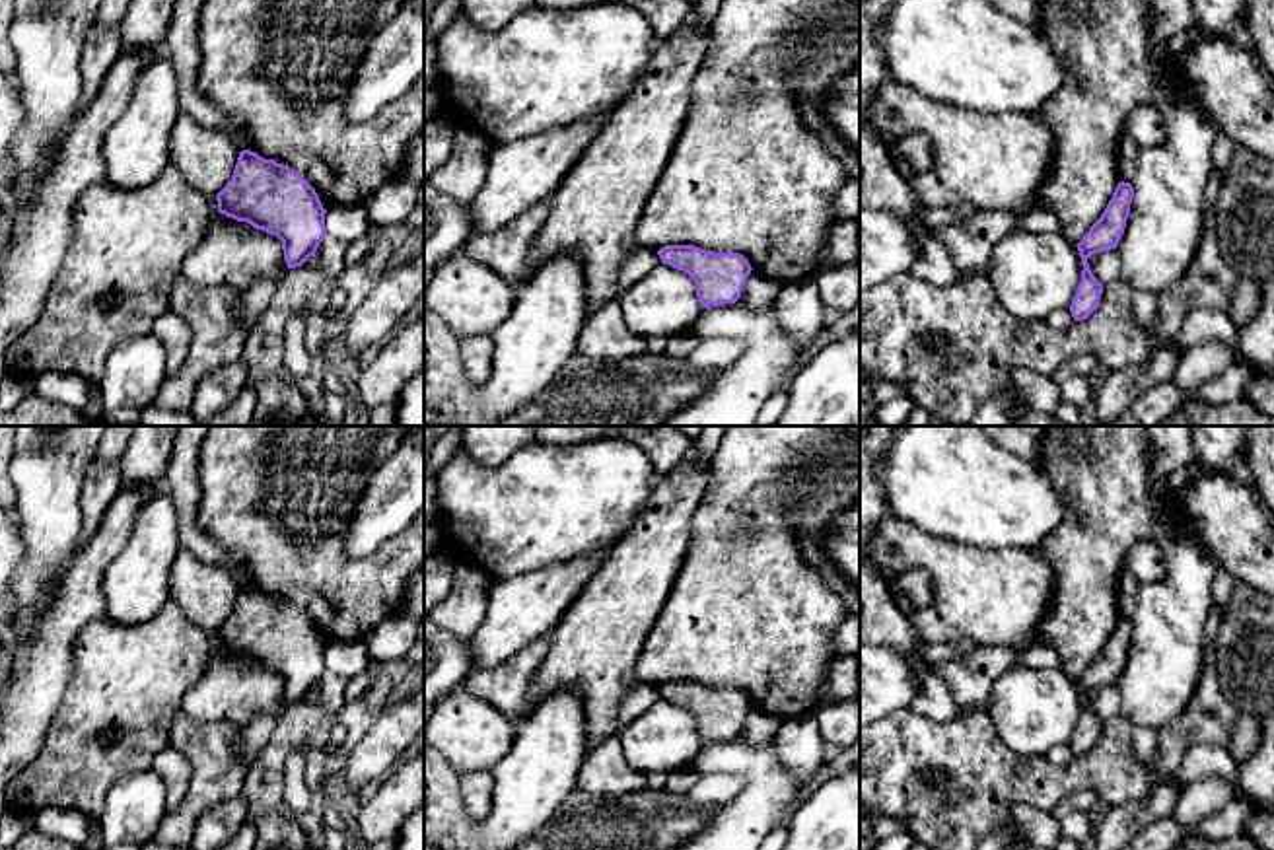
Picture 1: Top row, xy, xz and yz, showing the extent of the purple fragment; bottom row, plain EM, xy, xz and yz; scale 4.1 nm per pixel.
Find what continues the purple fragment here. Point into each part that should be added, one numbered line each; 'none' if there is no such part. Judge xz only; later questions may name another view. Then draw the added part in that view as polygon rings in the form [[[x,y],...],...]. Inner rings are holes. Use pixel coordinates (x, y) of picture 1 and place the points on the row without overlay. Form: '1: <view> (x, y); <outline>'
none

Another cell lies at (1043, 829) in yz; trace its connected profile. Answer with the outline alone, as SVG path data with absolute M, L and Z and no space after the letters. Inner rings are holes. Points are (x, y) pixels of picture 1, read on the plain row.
M1013 803L1009 805L1009 819L1021 825L1031 846L1054 850L1062 840L1062 821L1052 811Z

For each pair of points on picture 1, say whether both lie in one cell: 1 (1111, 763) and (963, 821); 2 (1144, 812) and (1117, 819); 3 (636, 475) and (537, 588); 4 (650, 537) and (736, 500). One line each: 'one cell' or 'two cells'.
1: one cell
2: one cell
3: two cells
4: two cells

